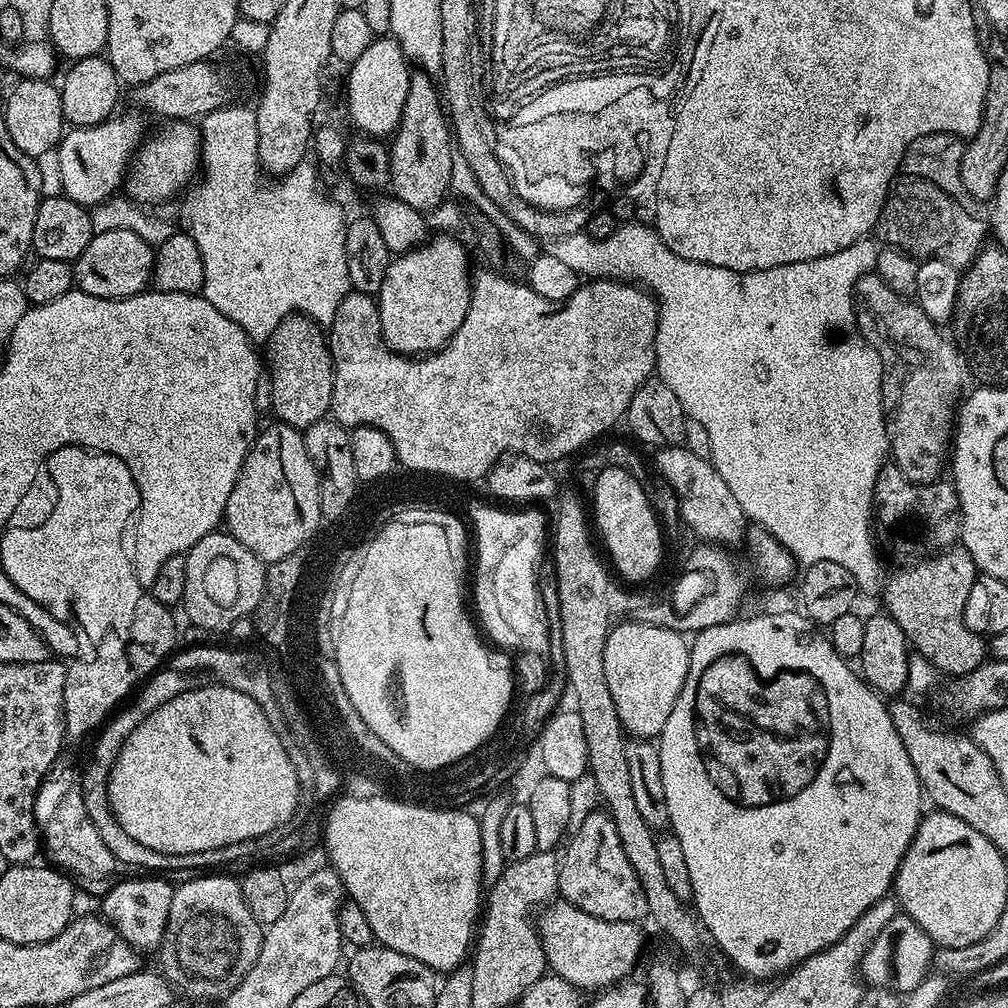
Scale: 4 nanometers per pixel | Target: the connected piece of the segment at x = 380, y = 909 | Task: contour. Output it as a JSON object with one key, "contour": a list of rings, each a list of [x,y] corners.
{"contour":[[[347,794],[332,805],[323,821],[322,848],[328,851],[327,863],[340,875],[347,899],[362,906],[375,943],[418,958],[437,974],[455,972],[469,959],[482,916],[480,871],[484,868],[484,844],[480,841],[479,822],[468,810],[420,812],[420,808],[384,804],[384,800],[356,800]]]}

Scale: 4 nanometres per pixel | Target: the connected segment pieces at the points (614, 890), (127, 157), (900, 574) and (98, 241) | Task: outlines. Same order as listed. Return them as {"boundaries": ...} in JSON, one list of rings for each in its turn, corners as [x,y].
{"boundaries":[[[[592,811],[563,845],[558,886],[559,895],[578,910],[586,910],[586,914],[601,916],[604,920],[633,922],[643,921],[648,916],[646,894],[639,884],[630,859],[626,858],[618,830],[607,811]]],[[[114,114],[103,124],[95,124],[89,128],[77,128],[76,144],[68,148],[72,160],[61,159],[60,187],[63,195],[70,197],[74,202],[85,206],[95,206],[104,200],[111,200],[121,191],[125,183],[128,166],[133,163],[142,141],[145,139],[143,115],[120,116]]],[[[955,547],[937,551],[929,555],[932,556],[929,560],[920,560],[909,568],[898,569],[889,580],[887,577],[883,581],[882,597],[888,607],[887,615],[902,626],[915,655],[931,662],[937,673],[959,678],[970,674],[970,670],[978,670],[990,648],[985,637],[971,632],[964,621],[966,597],[970,586],[974,586],[978,569],[966,549]]],[[[106,230],[105,232],[95,233],[90,242],[90,246],[86,246],[86,250],[82,250],[82,254],[74,261],[74,284],[77,289],[86,294],[94,294],[94,298],[106,298],[107,300],[121,300],[122,298],[130,298],[137,296],[139,292],[145,291],[149,287],[152,278],[152,258],[154,255],[153,245],[146,243],[142,238],[138,238],[138,234],[134,234],[134,230]]]]}

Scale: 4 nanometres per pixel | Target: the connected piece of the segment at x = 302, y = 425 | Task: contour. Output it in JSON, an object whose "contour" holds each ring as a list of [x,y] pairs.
{"contour":[[[293,314],[285,318],[282,322],[278,322],[278,326],[274,330],[274,334],[270,334],[270,338],[266,341],[266,348],[268,348],[268,360],[272,363],[272,412],[277,421],[281,424],[288,424],[291,428],[306,429],[312,423],[325,419],[329,415],[332,407],[332,395],[334,394],[334,372],[332,370],[332,355],[328,349],[328,341],[326,339],[326,332],[319,324],[315,324],[308,316],[301,316]]]}

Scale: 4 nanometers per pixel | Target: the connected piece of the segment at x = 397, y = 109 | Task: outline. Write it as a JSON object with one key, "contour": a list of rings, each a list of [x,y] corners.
{"contour":[[[373,39],[372,44],[347,69],[348,116],[360,127],[357,129],[361,133],[373,138],[388,138],[395,133],[404,113],[412,77],[410,61],[400,49],[399,40],[387,39]]]}

